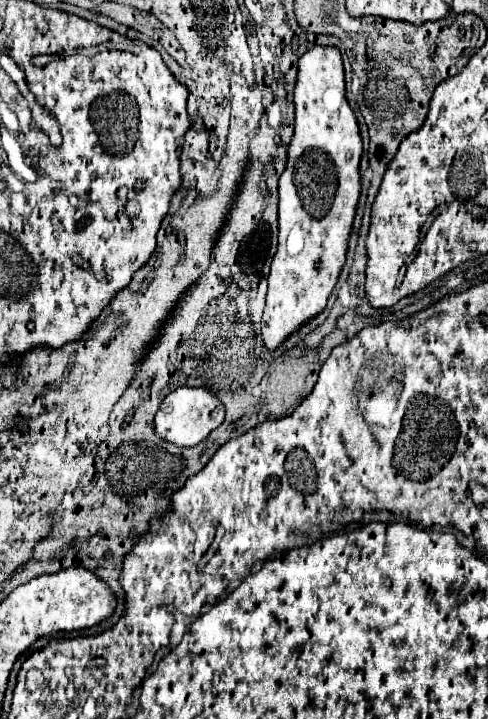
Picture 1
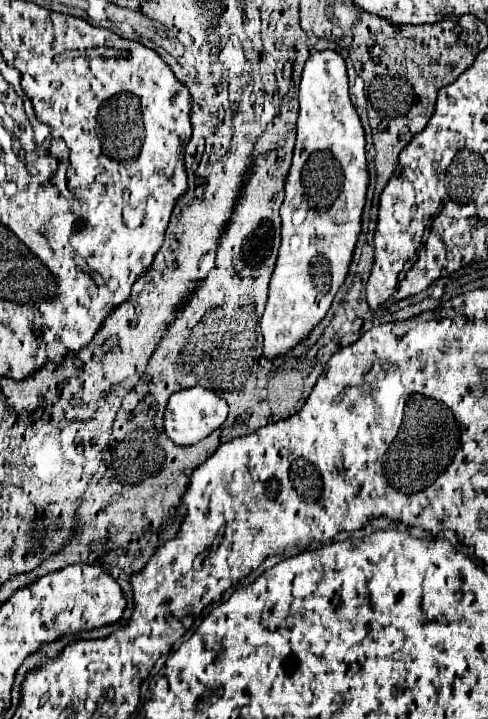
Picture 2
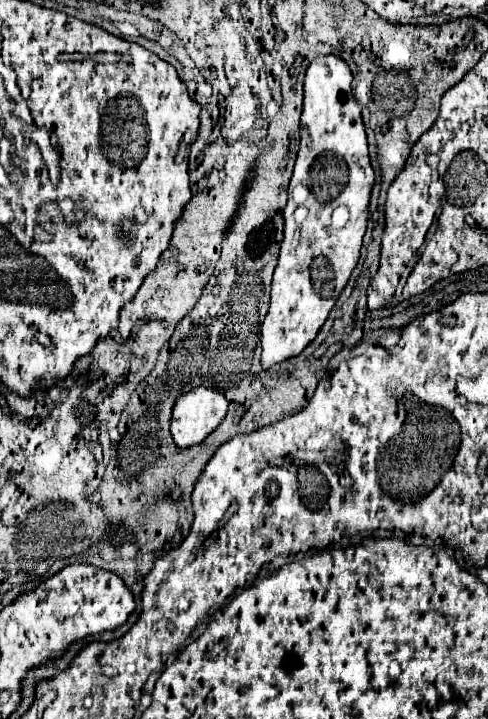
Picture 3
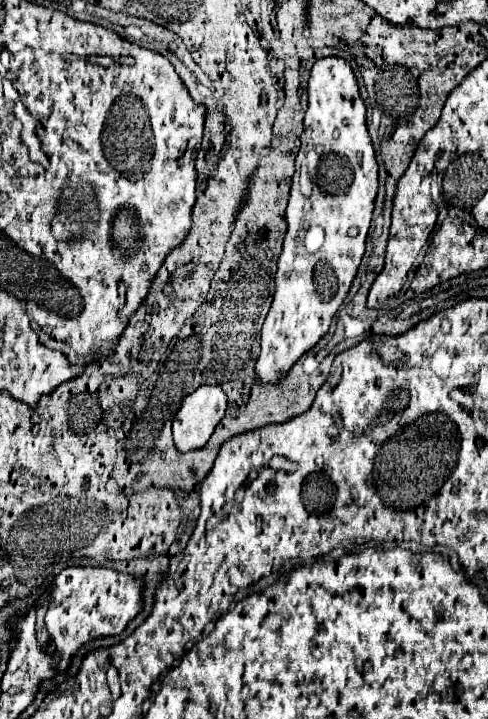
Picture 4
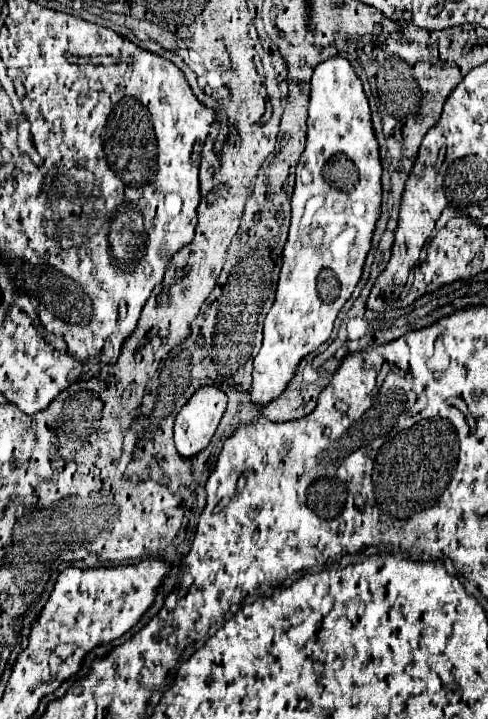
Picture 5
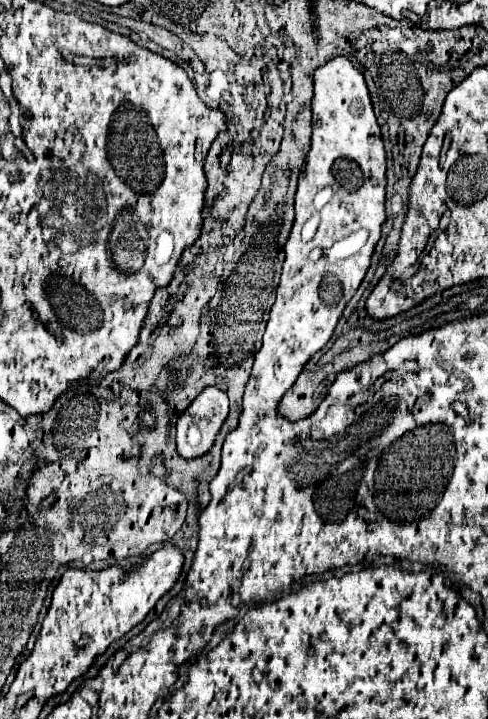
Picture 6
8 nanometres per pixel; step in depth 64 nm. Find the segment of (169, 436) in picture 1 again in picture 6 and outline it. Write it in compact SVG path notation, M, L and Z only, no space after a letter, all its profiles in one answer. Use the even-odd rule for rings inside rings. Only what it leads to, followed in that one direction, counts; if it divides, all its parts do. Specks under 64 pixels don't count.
M206 388L180 416L176 444L184 458L204 456L216 440L226 416L228 416L228 396L218 388Z

